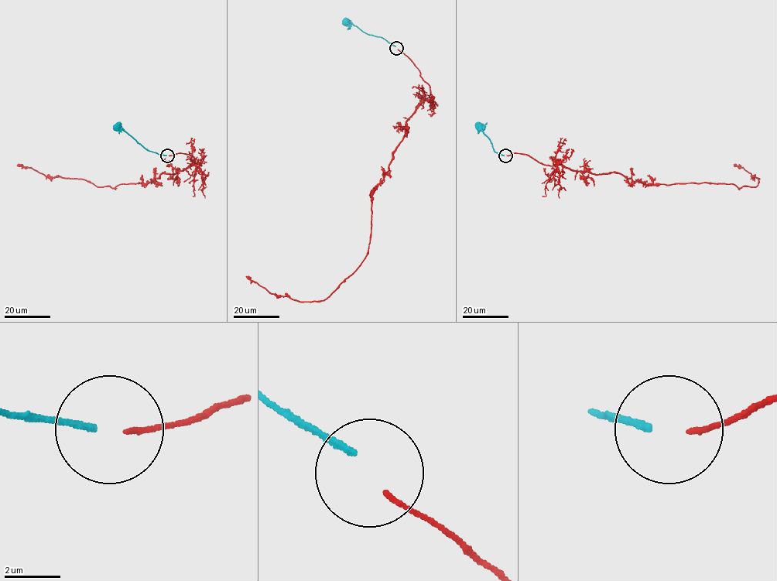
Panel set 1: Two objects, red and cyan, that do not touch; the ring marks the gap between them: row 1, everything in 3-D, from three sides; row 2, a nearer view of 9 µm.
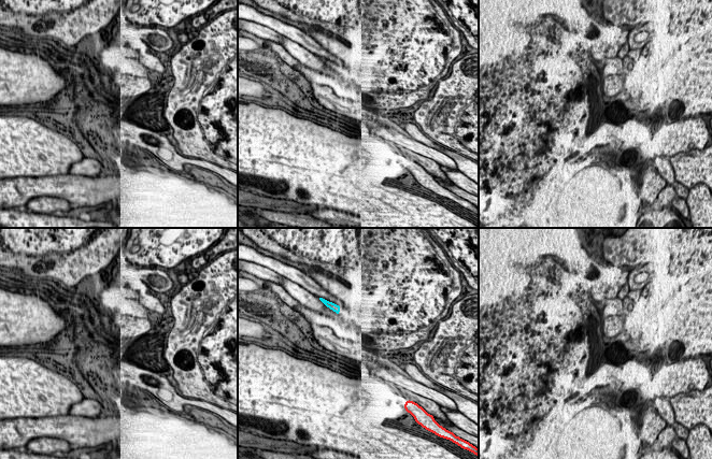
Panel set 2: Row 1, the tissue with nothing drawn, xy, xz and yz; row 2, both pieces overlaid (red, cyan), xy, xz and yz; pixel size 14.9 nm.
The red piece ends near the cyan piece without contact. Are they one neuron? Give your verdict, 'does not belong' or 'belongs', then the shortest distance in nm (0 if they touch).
does not belong; gap 1650 nm

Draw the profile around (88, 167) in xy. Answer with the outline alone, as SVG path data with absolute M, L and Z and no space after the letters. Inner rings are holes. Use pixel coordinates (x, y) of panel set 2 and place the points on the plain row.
M84 157L81 161L71 166L69 174L96 177L102 169L103 164L97 159Z

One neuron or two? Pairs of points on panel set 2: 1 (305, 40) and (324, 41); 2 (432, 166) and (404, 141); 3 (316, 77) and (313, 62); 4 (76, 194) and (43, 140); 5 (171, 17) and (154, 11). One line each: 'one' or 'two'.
1: two
2: two
3: two
4: two
5: one

